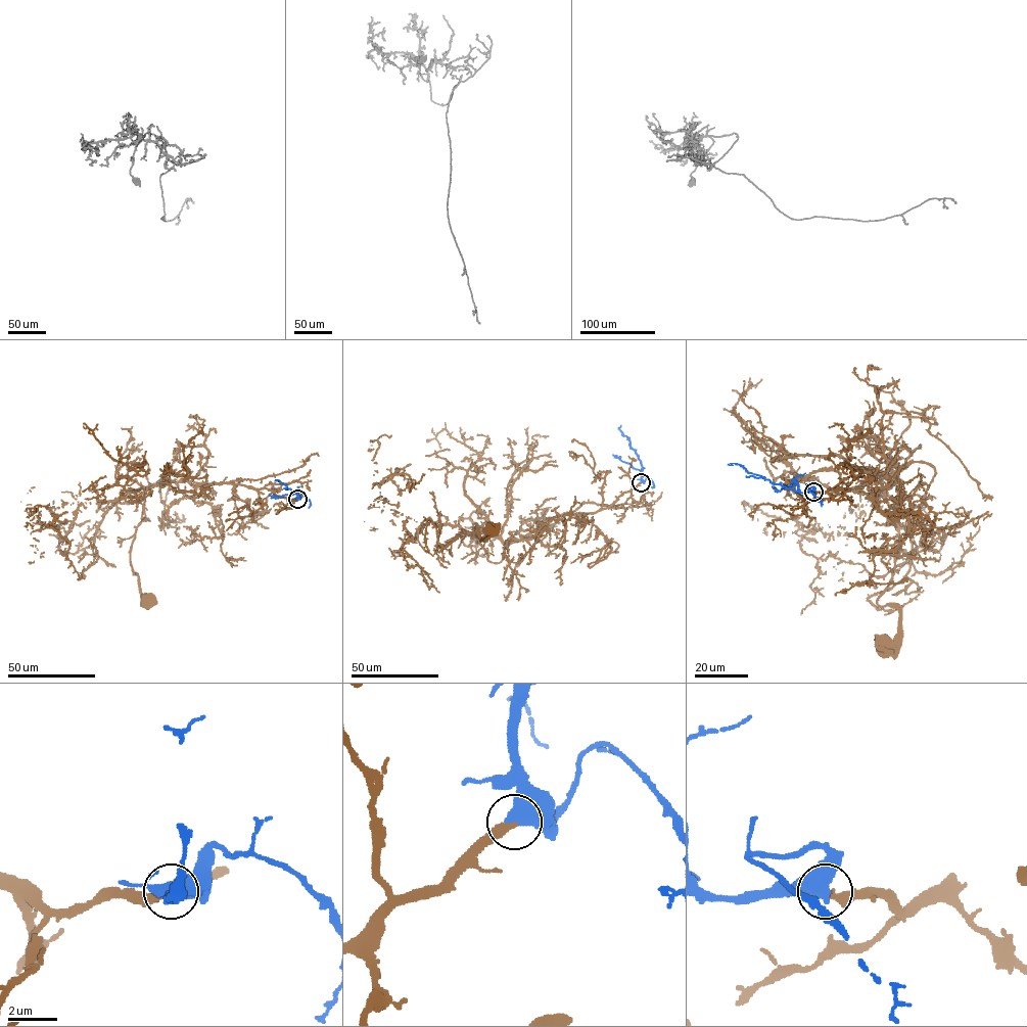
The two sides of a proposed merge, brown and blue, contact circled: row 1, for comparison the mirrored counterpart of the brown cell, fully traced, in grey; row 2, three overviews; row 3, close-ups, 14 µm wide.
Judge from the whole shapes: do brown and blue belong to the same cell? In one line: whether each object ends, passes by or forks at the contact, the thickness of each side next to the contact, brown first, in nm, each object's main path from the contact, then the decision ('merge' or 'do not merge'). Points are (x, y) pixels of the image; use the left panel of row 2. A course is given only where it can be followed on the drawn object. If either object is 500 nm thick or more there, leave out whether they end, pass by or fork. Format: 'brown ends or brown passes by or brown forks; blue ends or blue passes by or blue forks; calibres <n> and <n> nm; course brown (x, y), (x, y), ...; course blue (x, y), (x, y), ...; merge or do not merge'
calibres 320 and 650 nm; course brown (297, 499), (238, 484), (192, 485), (160, 478), (144, 493), (130, 552), (147, 603); course blue (297, 499), (278, 480); merge

